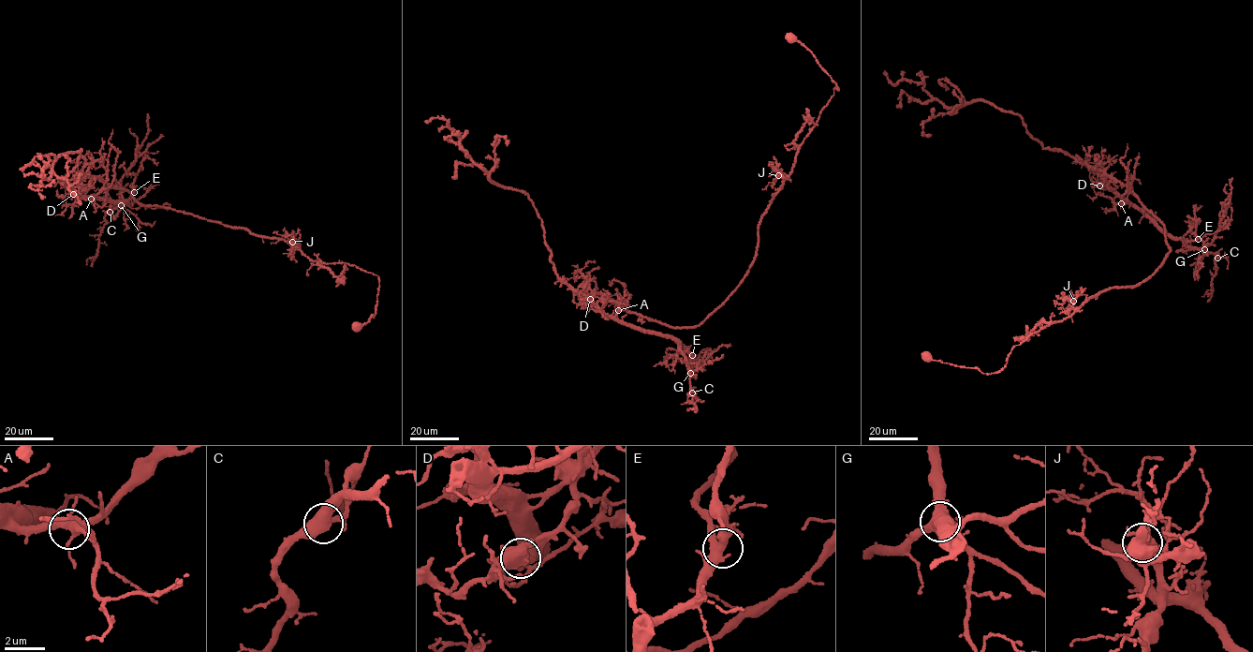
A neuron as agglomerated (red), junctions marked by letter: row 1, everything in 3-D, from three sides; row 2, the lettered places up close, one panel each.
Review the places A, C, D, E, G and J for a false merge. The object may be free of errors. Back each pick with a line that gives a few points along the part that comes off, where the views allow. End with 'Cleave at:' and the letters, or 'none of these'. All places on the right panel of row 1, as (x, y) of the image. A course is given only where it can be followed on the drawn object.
D: course (1100, 185), (1119, 182), (1164, 226), (1171, 250), (1154, 274), (1030, 334), (999, 371), (922, 354)
Cleave at: D

